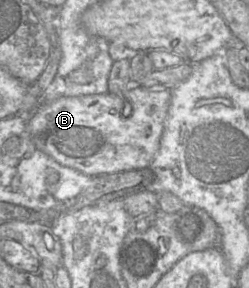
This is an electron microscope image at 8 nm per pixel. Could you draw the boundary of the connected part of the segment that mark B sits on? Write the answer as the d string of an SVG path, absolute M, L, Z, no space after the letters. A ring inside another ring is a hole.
M131 85L126 91L122 93L122 95L105 93L105 94L93 94L93 95L84 95L84 96L77 96L77 97L61 97L50 103L38 107L28 121L28 130L31 139L38 150L49 155L62 166L73 168L88 176L95 177L102 174L113 174L113 173L129 171L129 170L145 169L145 168L149 168L149 166L151 165L153 159L155 158L159 150L160 139L164 130L165 120L167 117L170 102L171 102L171 90L147 89L140 85ZM125 101L127 101L132 108L131 114L129 116L123 116L122 114L122 111L125 106Z

